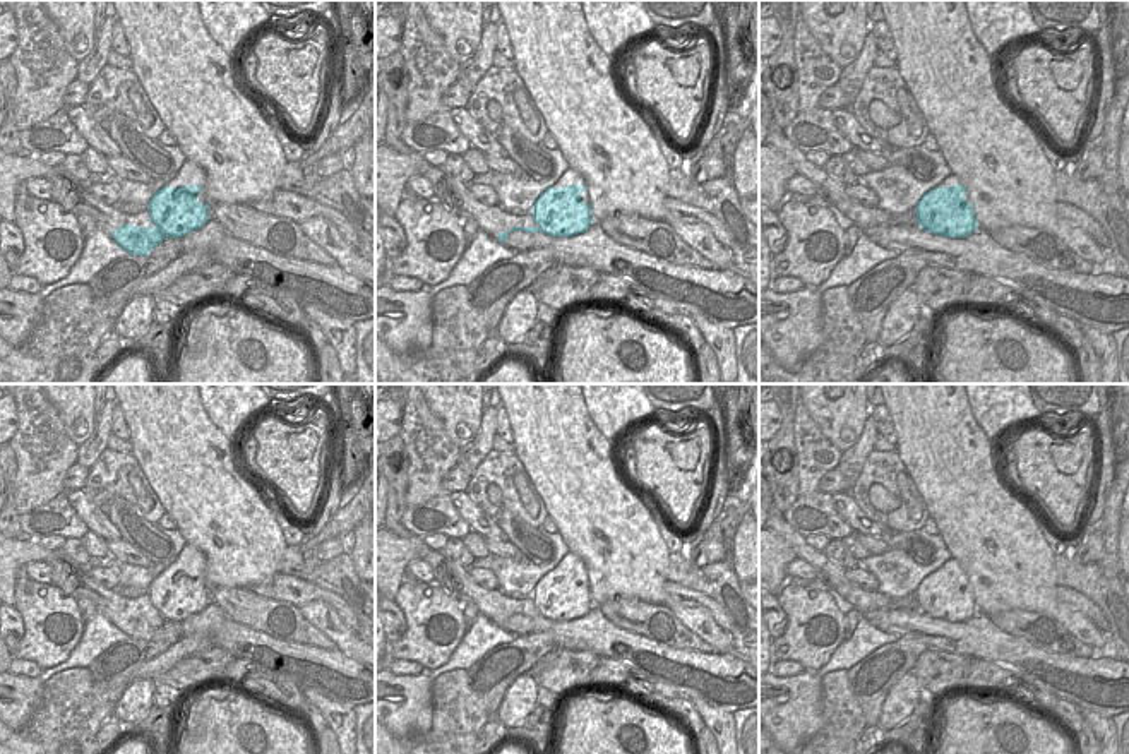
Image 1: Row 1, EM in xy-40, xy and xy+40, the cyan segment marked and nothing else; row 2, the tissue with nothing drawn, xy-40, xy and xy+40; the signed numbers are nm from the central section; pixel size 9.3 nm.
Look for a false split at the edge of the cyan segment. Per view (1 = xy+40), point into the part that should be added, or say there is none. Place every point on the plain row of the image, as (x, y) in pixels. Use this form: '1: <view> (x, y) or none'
1: none

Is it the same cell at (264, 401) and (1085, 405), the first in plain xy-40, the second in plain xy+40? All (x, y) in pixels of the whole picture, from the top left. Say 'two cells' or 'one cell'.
one cell

